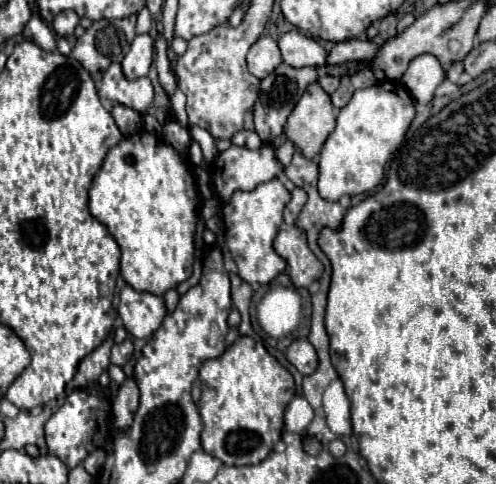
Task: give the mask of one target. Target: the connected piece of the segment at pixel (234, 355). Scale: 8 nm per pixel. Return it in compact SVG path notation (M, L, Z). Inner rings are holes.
M239 336L219 358L207 360L201 370L201 400L199 400L199 414L203 420L201 432L201 448L219 458L227 466L245 466L245 464L259 464L267 458L273 450L273 444L281 440L283 430L283 412L287 404L295 396L295 382L293 376L253 338Z

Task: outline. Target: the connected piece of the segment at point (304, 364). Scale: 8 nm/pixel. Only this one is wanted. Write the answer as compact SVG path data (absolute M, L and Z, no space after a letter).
M293 340L285 356L301 374L313 374L313 370L317 368L317 352L309 344L309 340Z

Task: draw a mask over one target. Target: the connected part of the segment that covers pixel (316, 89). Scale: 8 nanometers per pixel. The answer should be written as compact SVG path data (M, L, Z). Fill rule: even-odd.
M319 82L307 86L301 100L295 104L289 120L287 138L307 156L319 154L323 142L335 128L335 112L331 96L321 88Z

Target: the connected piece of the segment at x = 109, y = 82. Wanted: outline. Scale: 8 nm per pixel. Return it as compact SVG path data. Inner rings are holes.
M115 62L103 74L103 84L101 84L99 96L109 98L111 102L135 108L137 112L145 112L153 104L153 86L147 76L129 80L123 74L121 64Z

